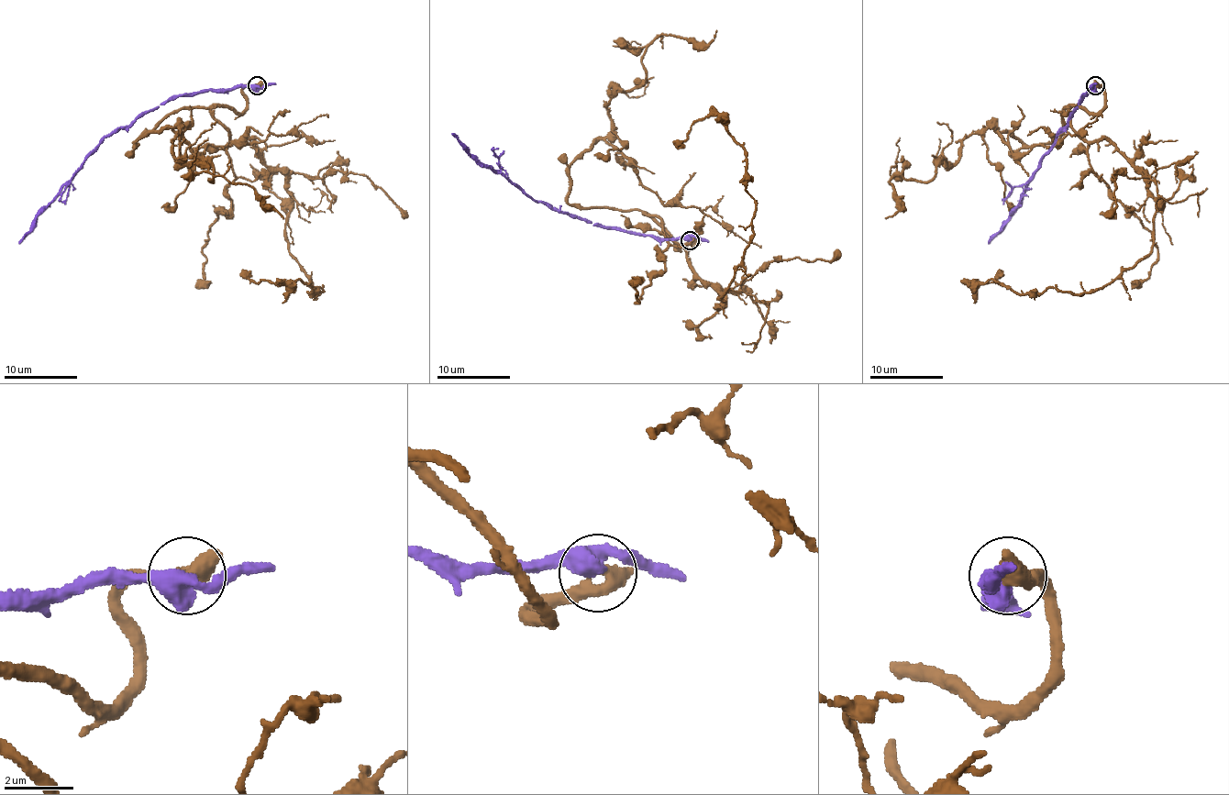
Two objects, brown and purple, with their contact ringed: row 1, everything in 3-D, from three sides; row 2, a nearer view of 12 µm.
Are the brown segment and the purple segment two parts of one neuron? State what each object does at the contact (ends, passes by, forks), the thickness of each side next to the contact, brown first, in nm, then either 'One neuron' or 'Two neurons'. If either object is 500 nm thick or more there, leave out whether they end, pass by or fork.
Thickness 650 nm (brown) against 550 nm. Two neurons

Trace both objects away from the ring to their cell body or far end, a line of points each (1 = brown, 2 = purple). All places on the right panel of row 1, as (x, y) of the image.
1: (1094, 85), (1103, 105), (1067, 115), (1144, 177), (1153, 248), (1087, 292), (970, 281), (1000, 269)
2: (1094, 85), (1056, 135), (1054, 146), (1029, 181), (1022, 204), (989, 243)

